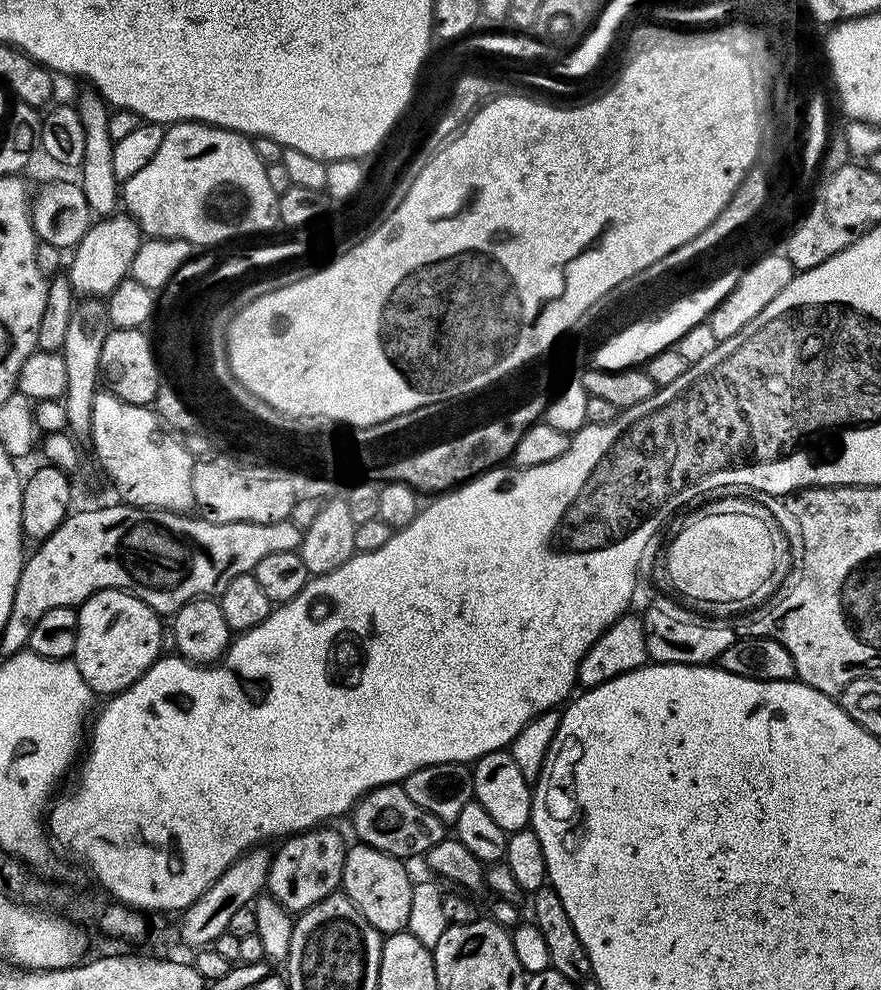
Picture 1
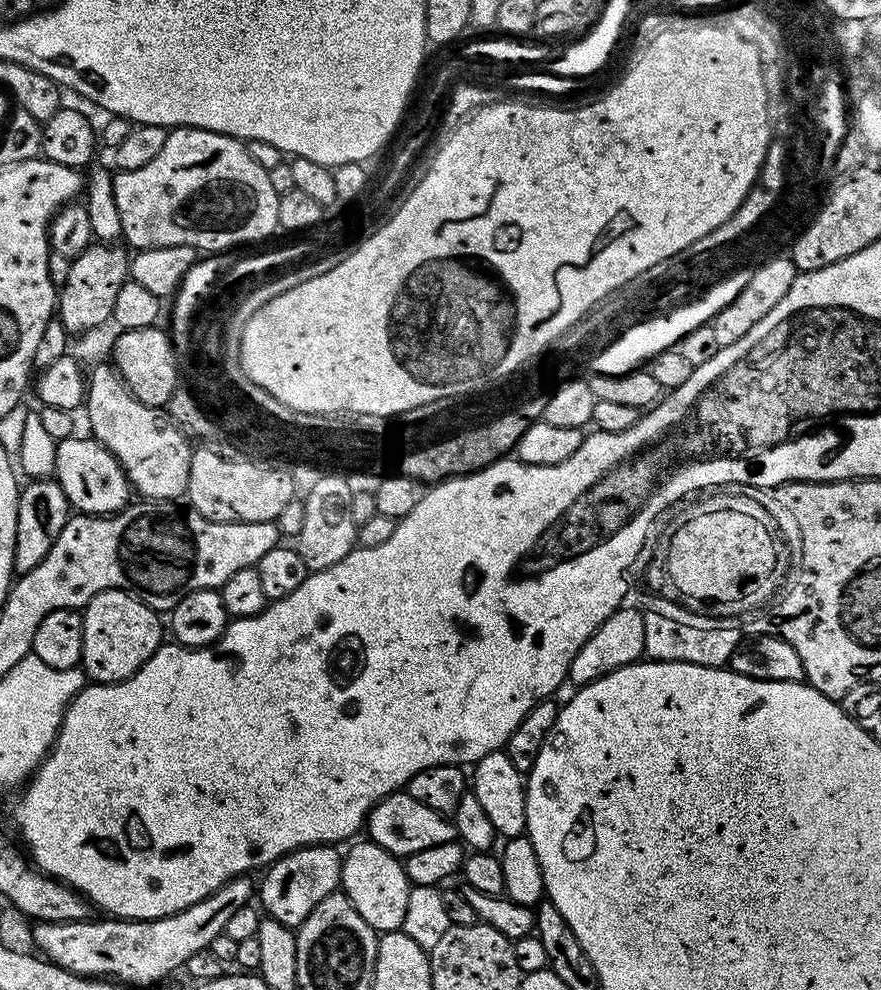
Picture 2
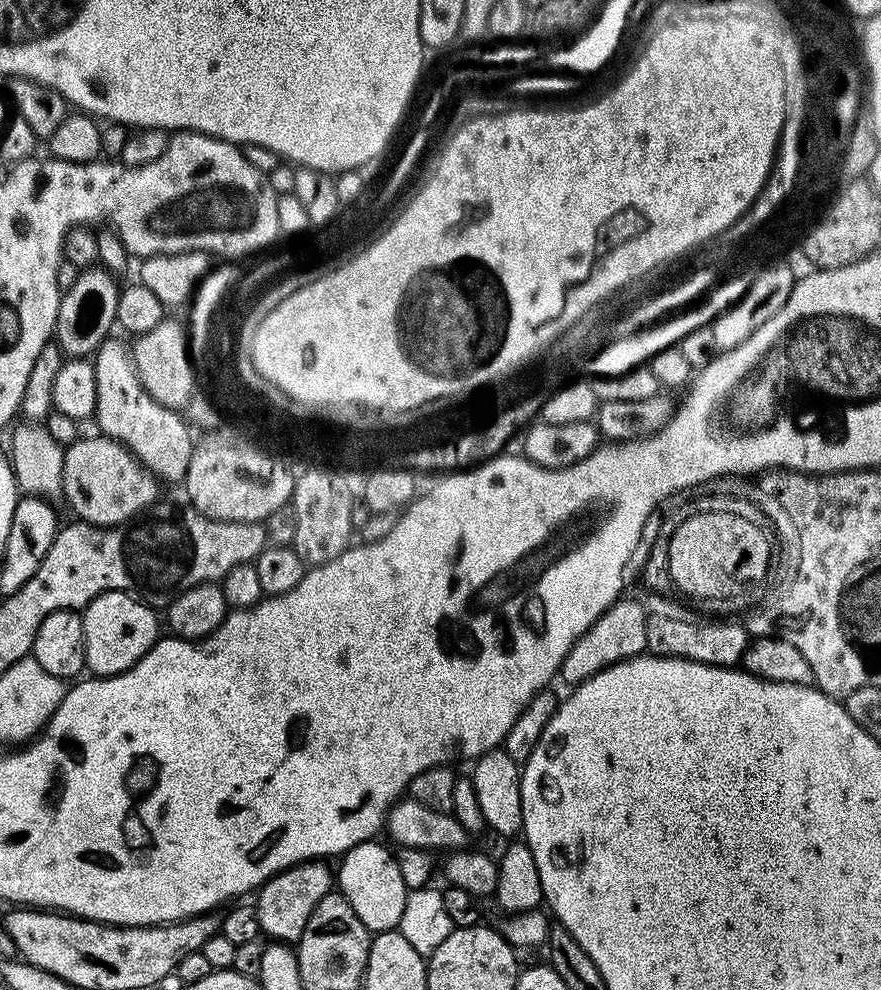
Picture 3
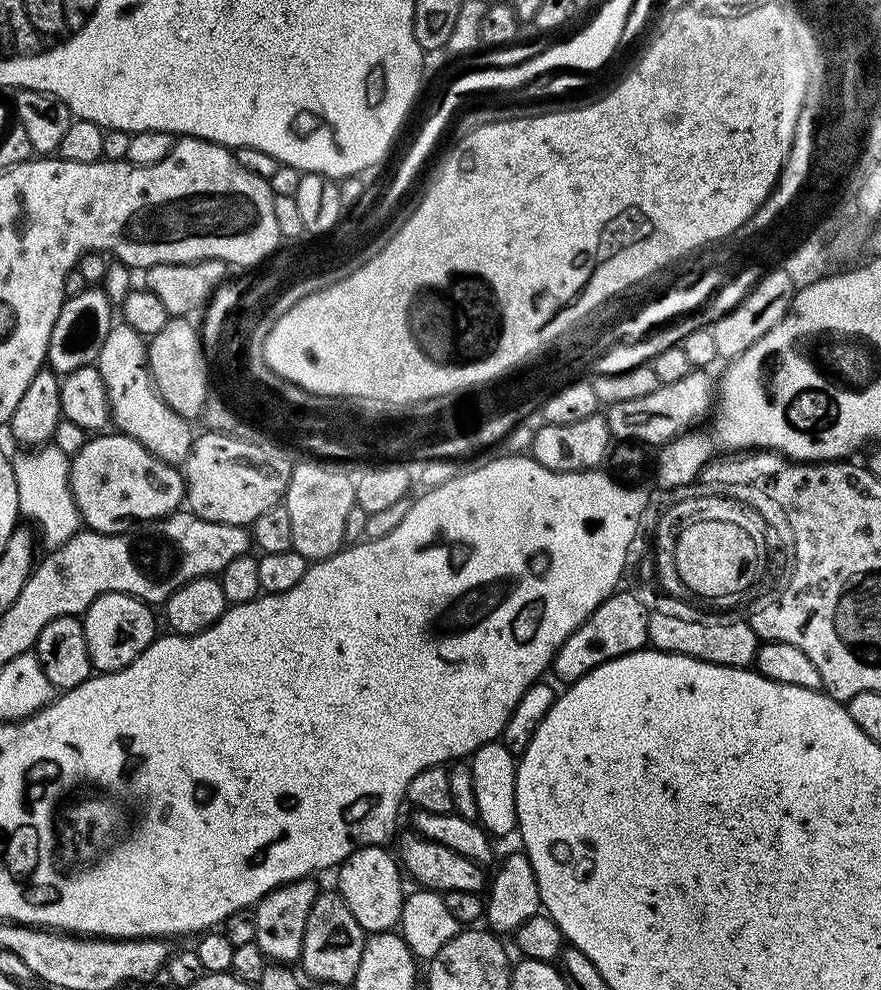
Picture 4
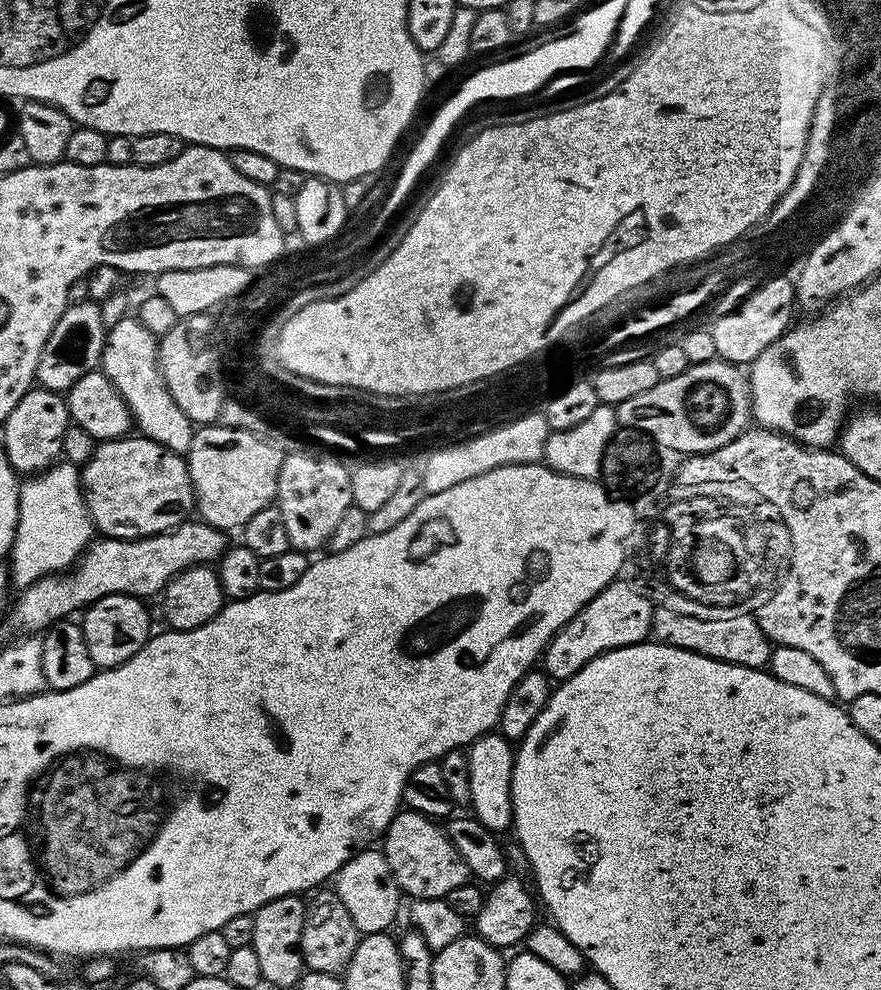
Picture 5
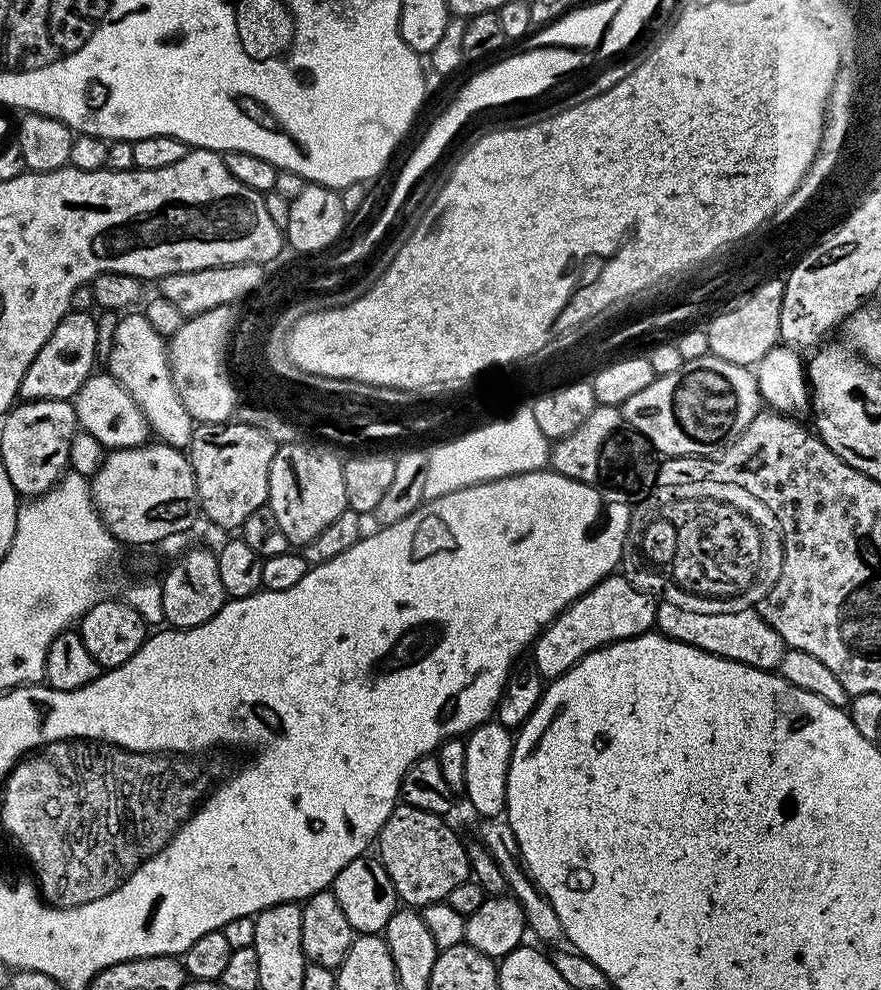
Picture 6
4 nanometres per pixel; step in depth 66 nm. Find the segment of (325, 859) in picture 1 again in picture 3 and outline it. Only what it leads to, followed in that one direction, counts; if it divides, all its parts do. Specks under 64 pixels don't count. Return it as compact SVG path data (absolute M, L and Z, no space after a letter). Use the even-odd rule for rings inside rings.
M307 860L304 864L295 864L285 872L272 876L255 893L254 903L258 914L258 926L269 941L295 945L314 914L314 906L322 902L334 888L334 872L327 868L324 860Z

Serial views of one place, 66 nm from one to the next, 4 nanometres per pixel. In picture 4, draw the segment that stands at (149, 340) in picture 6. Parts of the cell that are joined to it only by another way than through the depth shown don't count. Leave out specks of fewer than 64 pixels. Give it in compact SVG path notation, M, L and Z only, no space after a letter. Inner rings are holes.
M113 323L110 334L106 334L106 342L102 342L94 367L102 374L102 382L106 386L110 420L115 431L136 439L162 462L183 465L194 439L193 425L161 398L160 391L152 382L152 375L148 373L148 345L135 326Z

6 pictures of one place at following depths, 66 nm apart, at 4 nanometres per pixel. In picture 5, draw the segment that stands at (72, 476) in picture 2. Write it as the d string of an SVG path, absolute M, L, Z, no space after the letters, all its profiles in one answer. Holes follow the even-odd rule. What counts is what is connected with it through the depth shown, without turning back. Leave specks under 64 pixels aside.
M139 434L101 441L81 469L81 488L93 527L107 539L140 539L168 532L185 523L195 509L185 457Z

